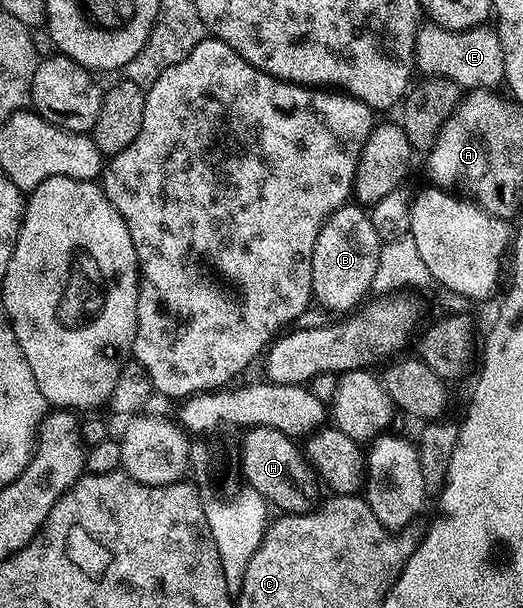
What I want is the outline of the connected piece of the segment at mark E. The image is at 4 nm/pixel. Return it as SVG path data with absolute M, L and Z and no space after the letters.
M435 25L421 26L416 35L415 70L424 77L454 81L461 89L495 88L505 82L500 36L488 25L470 28L468 31L447 31Z

